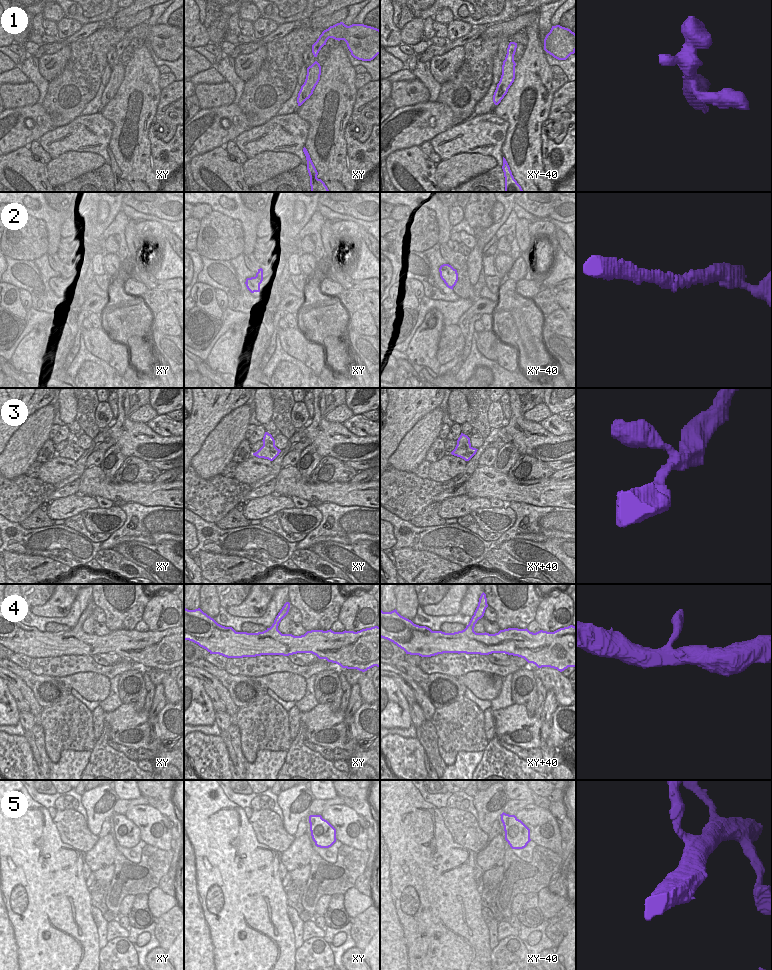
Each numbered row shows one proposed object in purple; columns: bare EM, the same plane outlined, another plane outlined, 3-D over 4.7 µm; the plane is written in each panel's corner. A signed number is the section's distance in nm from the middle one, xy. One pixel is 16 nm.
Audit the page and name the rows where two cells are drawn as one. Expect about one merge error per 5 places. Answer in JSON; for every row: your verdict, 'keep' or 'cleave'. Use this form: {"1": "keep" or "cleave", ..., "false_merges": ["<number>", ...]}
{"1": "keep", "2": "keep", "3": "keep", "4": "keep", "5": "keep", "false_merges": []}

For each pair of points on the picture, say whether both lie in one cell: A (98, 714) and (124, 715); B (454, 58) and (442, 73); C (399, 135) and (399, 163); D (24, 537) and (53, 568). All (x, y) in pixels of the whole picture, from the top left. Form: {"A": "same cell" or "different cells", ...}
{"A": "different cells", "B": "same cell", "C": "different cells", "D": "different cells"}

